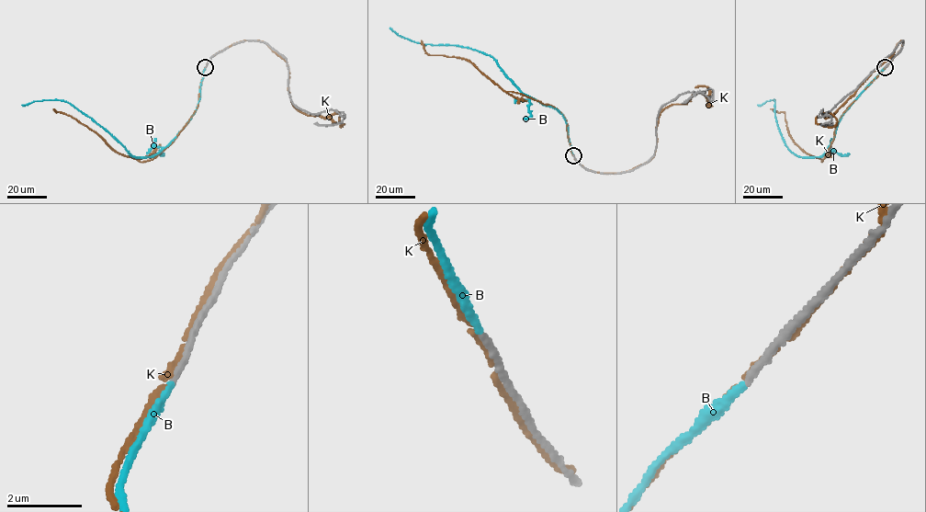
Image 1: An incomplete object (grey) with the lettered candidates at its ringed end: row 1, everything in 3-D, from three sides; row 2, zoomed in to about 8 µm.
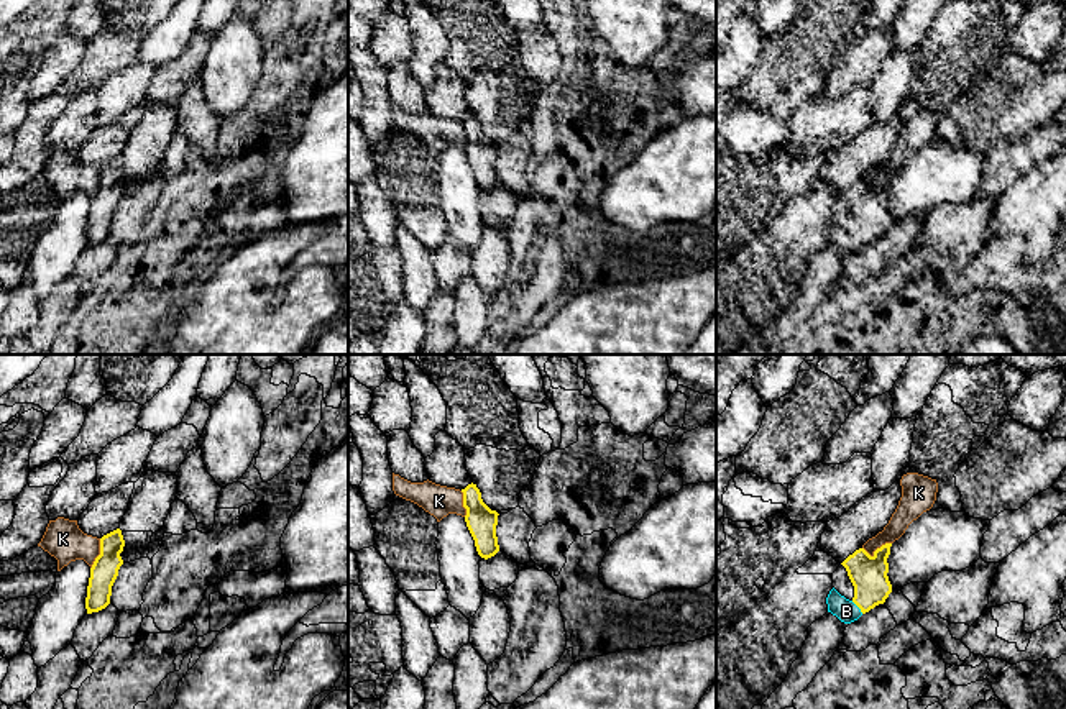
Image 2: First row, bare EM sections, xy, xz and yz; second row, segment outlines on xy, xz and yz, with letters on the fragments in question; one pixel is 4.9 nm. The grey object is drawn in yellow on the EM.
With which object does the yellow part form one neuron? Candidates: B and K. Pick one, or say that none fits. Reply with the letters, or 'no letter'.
B

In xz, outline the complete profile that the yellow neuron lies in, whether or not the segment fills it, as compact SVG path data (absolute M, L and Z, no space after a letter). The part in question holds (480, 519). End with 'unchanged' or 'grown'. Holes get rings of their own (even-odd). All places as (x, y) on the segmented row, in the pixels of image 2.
M468 484L463 492L463 507L466 509L465 522L475 540L476 551L488 560L499 551L496 525L498 512L491 510L481 499L476 484Z; unchanged

